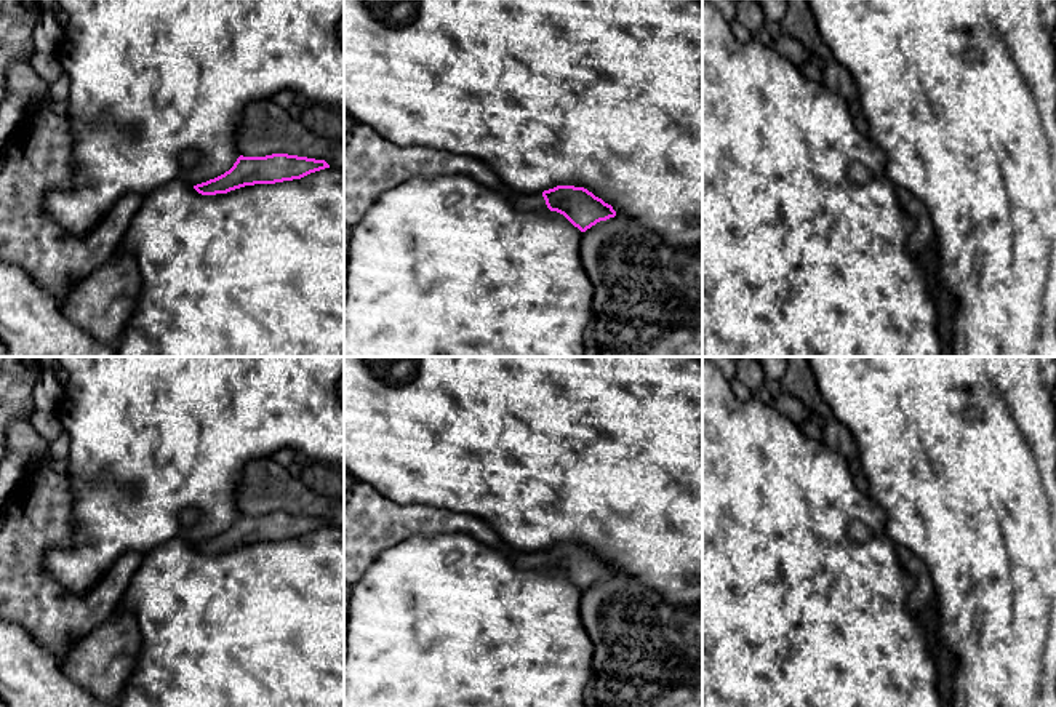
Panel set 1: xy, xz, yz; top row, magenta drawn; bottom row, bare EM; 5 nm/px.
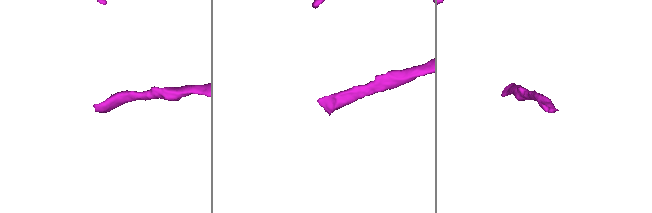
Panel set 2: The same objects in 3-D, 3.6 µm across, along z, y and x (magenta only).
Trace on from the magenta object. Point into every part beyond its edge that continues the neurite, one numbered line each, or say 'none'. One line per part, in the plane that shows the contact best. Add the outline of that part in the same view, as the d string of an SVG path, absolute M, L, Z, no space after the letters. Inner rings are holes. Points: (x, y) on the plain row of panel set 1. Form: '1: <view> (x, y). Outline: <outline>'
1: xz (535, 560). Outline: M517 550L512 561L522 569L549 571L542 550Z

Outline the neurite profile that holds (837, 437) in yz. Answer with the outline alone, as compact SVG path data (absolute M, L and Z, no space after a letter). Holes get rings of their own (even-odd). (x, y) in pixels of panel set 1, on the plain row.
M835 417L822 422L822 443L837 451L848 462L858 457L858 445L851 432Z

